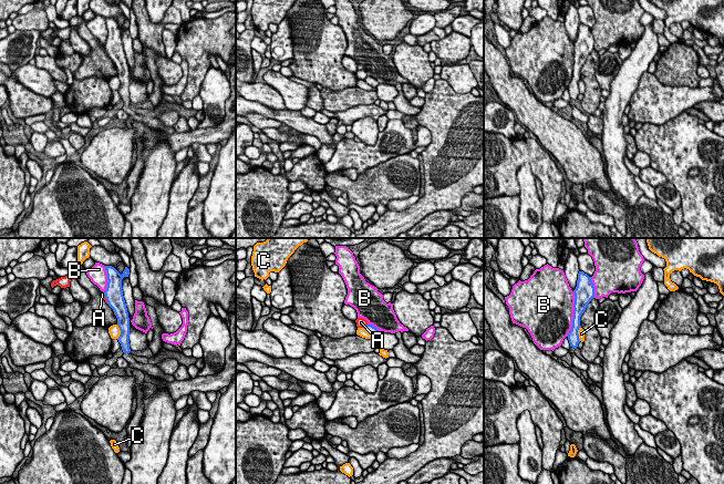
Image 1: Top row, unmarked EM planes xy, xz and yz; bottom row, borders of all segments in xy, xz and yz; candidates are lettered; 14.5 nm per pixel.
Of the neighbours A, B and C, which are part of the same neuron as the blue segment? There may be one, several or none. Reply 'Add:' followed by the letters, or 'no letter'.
Add: no letter

